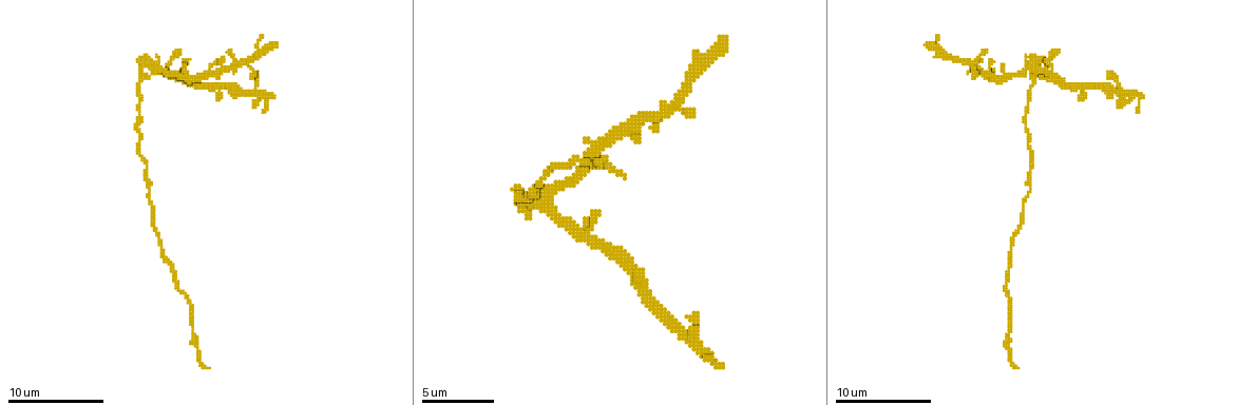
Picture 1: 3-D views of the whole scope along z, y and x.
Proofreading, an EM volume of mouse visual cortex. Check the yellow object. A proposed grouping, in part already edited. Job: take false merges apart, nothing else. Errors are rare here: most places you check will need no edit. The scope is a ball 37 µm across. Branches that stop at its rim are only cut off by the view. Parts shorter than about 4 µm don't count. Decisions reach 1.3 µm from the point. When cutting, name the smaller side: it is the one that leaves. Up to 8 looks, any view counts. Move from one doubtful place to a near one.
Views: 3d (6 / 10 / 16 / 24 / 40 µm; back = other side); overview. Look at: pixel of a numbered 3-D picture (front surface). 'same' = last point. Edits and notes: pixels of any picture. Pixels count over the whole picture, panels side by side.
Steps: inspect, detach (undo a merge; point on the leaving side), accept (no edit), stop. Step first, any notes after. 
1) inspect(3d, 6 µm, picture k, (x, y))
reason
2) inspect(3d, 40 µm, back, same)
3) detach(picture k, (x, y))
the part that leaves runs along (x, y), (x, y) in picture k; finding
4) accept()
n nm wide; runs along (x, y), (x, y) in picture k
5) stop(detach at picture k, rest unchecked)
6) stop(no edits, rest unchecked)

inspect(3d, 10 µm, picture 1, (140, 139))

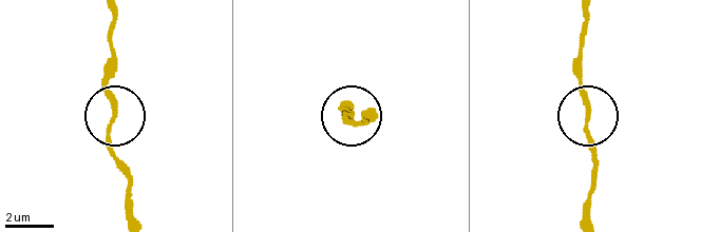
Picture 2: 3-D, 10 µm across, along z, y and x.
accept()
runs along (587, 118), (590, 109), (579, 62) in picture 2; one neuron here

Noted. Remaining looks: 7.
inspect(3d, 16 µm, picture 1, (627, 131))
side arm on a straight run

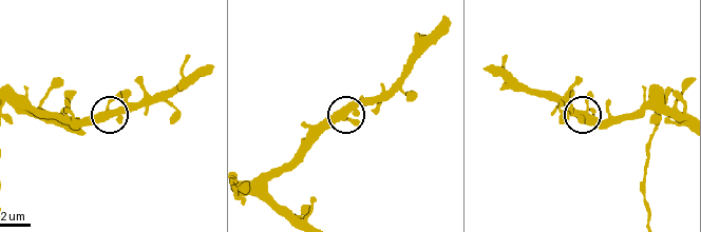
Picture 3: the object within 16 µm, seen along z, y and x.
inspect(3d, 6 µm, picture 3, (345, 118))

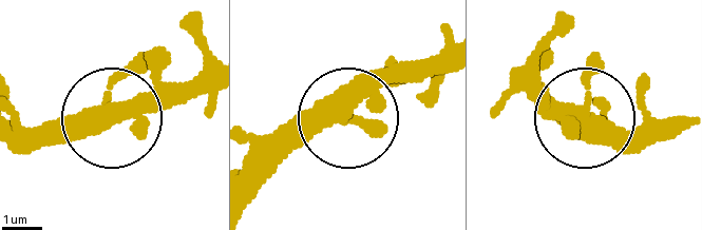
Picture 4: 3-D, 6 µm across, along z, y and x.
accept()
3 arms; one neuron here

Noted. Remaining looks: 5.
inspect(3d, 10 µm, picture 1, (1029, 191))
sudden change in width

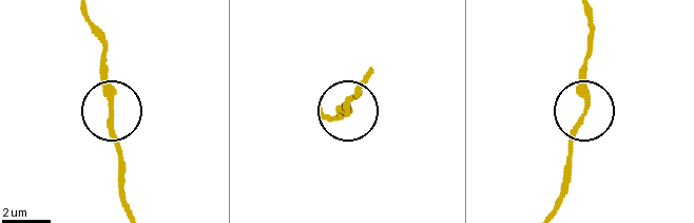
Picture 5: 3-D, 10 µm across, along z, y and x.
accept()
runs along (88, 10), (105, 52), (117, 178) in picture 5; continuous, no second neuron

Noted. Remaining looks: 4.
inspect(3d, 6 µm, picture 1, (177, 285))
calibre changes

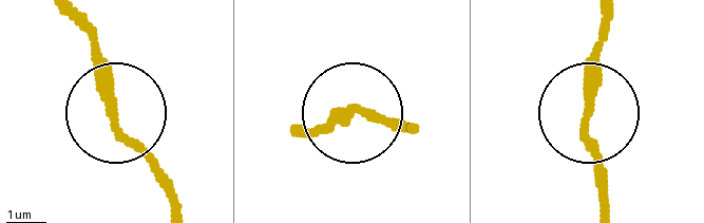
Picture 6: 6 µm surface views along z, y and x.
inspect(3d, 6 µm, back, picture 6, (587, 113))

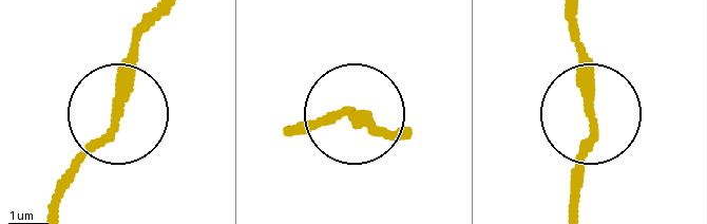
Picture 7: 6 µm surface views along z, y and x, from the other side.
accept()
runs along (569, 16), (589, 77), (579, 194) in picture 7; all the same neuron

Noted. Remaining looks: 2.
stop(no edits, rest unchecked)

